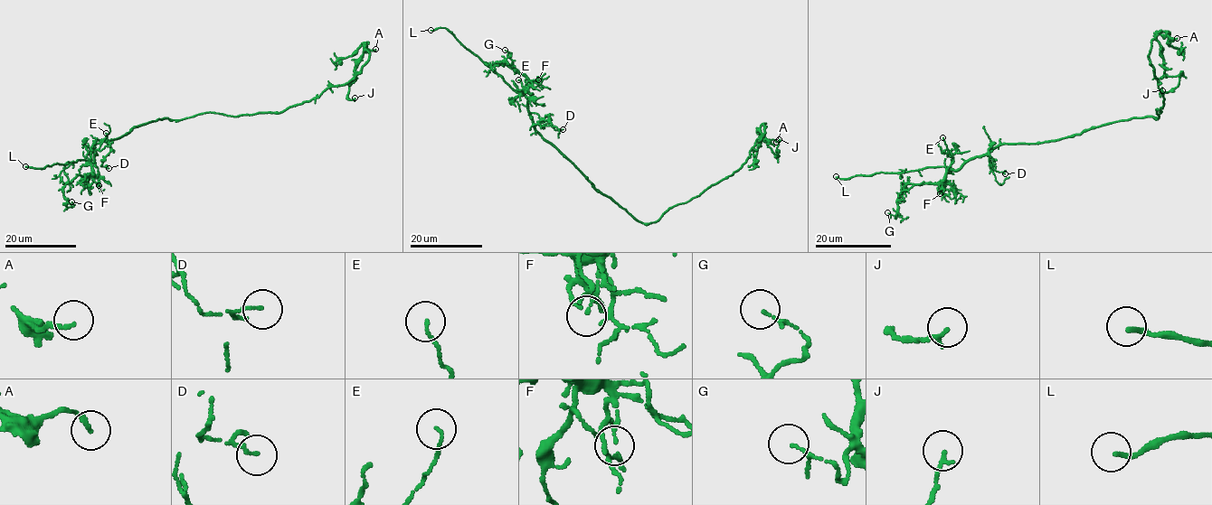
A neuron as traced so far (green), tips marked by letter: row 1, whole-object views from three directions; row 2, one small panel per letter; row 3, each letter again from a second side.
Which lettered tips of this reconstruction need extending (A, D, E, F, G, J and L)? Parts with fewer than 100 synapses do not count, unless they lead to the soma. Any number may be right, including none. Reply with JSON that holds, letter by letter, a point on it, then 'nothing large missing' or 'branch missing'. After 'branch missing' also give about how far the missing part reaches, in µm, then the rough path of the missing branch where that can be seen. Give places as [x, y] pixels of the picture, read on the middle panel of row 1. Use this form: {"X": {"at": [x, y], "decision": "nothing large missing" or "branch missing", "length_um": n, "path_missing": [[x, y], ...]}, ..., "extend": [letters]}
{"A": {"at": [776, 142], "decision": "nothing large missing"}, "D": {"at": [563, 129], "decision": "nothing large missing"}, "E": {"at": [518, 79], "decision": "nothing large missing"}, "F": {"at": [538, 79], "decision": "nothing large missing"}, "G": {"at": [505, 50], "decision": "nothing large missing"}, "J": {"at": [779, 139], "decision": "nothing large missing"}, "L": {"at": [430, 30], "decision": "branch missing", "length_um": 50}, "extend": ["L"]}

